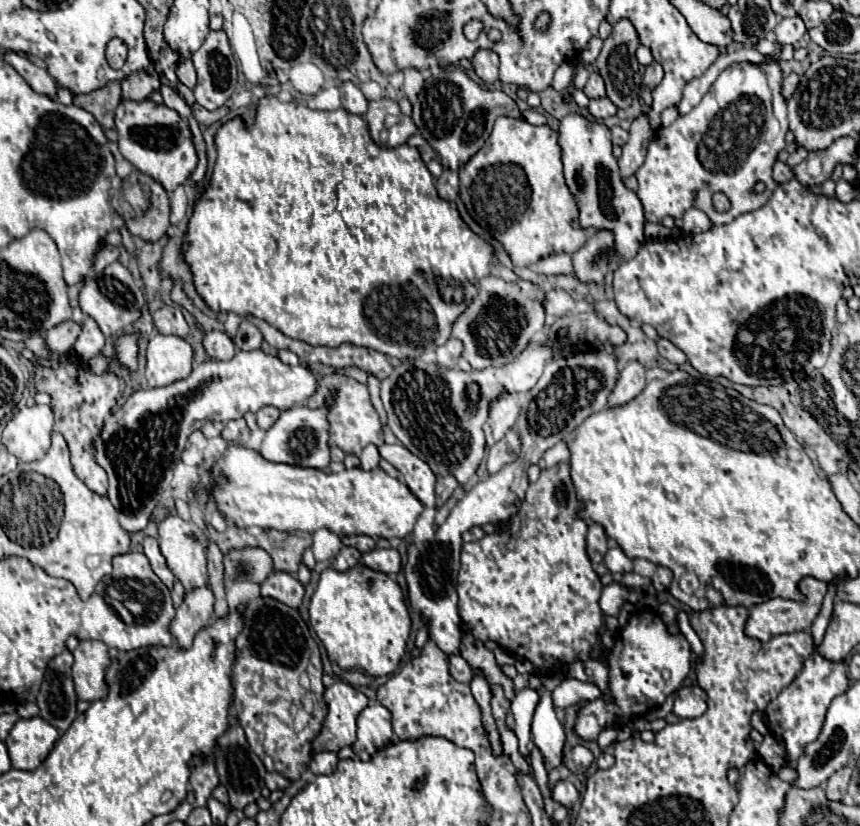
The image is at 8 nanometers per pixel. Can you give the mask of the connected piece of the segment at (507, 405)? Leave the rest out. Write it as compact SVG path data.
M504 394L490 406L490 418L484 424L488 448L494 446L498 440L502 440L502 436L516 424L520 412L516 398L518 398L516 394Z

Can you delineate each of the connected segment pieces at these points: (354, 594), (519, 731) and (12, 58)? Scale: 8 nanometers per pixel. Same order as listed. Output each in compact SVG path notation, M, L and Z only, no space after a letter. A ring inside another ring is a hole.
M356 564L346 572L326 568L320 574L310 600L310 624L326 646L328 658L340 668L386 676L398 668L404 656L412 622L400 586L386 574Z
M524 688L524 690L516 692L516 698L512 700L512 714L514 714L514 720L516 720L514 732L516 732L518 742L520 742L520 752L524 756L530 754L526 746L530 742L530 722L532 722L532 714L536 710L538 700L540 700L540 696L532 688Z
M4 54L4 60L38 92L38 94L44 94L52 100L56 100L56 94L58 94L58 86L56 82L50 78L50 74L36 66L34 62L30 62L26 56L20 56L20 54Z

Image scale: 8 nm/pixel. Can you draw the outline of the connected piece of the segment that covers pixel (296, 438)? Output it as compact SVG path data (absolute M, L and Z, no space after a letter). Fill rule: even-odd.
M296 406L282 412L278 422L266 432L260 454L276 464L294 464L302 468L326 470L330 466L330 448L328 448L328 420L324 410Z

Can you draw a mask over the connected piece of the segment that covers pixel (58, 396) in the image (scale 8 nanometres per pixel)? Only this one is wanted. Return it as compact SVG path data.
M78 360L62 364L58 370L36 366L36 390L46 392L52 396L52 410L54 410L54 430L64 434L70 446L70 458L76 476L96 494L108 494L108 478L104 468L100 468L94 460L92 442L102 430L104 418L110 414L112 406L118 402L124 382L114 374L94 376L88 372L86 364L78 364Z

